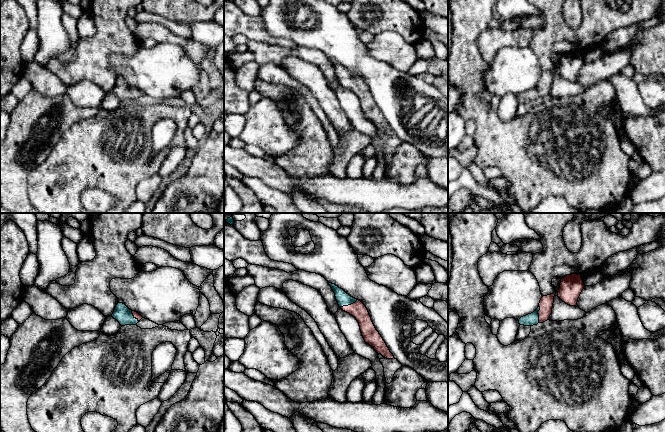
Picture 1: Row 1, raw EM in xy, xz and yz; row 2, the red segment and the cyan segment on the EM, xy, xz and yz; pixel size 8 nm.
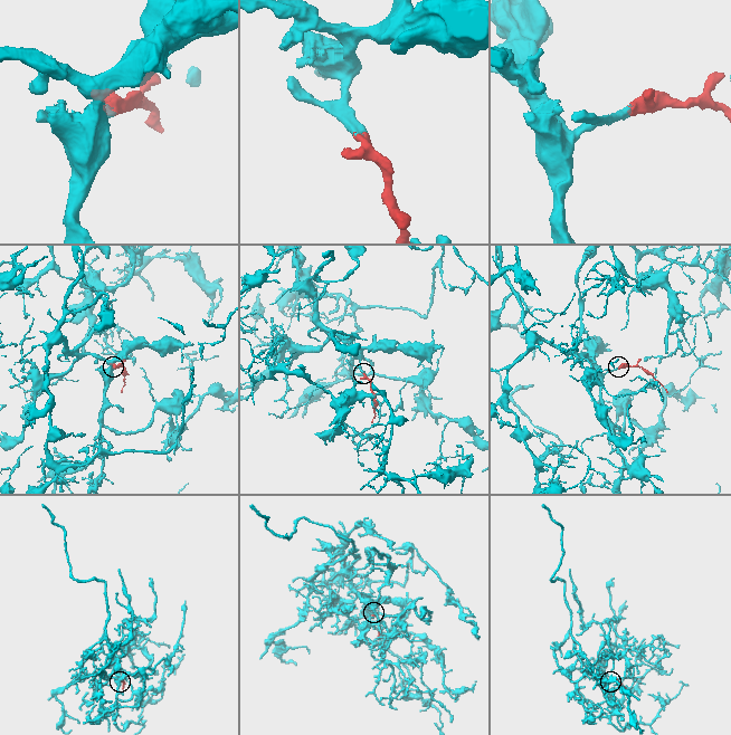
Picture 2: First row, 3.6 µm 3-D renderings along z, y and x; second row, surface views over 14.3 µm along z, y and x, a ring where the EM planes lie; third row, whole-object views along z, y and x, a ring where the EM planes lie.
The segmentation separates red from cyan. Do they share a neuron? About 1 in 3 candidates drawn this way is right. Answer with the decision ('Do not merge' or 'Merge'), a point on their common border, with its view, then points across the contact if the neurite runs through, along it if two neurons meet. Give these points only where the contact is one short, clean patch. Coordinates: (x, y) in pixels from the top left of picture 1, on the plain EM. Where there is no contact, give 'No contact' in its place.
Merge. Touches red at xz (348, 81). Path across: xz (358, 86), (348, 81), (343, 75)

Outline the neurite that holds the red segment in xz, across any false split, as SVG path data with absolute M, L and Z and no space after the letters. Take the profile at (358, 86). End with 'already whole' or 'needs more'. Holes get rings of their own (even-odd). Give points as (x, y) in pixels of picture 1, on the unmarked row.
M329 59L329 61L335 69L339 83L355 93L358 97L365 118L372 122L378 130L381 130L387 135L393 135L393 130L376 106L366 82L360 76L351 73L335 60Z; needs more

